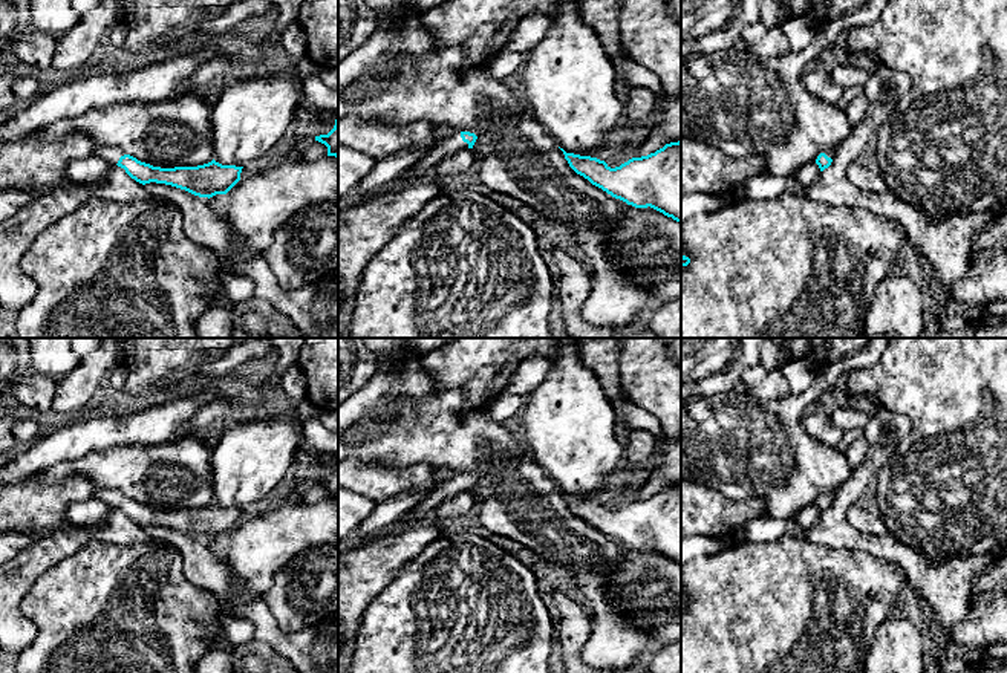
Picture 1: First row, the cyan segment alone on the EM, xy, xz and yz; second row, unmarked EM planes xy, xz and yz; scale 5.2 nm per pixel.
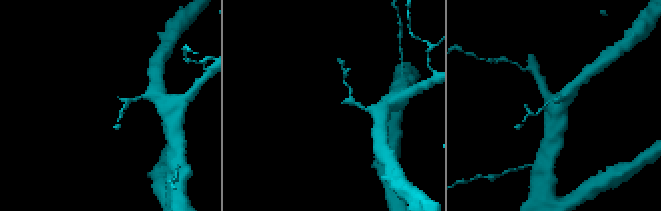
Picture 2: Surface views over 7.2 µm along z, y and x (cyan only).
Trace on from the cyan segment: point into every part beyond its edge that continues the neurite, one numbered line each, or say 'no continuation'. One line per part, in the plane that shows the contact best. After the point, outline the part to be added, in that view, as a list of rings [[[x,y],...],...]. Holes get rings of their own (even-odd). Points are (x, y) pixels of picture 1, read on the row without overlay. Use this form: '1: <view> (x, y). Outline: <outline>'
1: xz (453, 485). Outline: [[[461,474],[451,476],[441,483],[424,502],[407,511],[399,520],[392,523],[386,532],[395,532],[406,526],[421,522],[430,512],[441,512],[441,505],[451,496],[468,491],[468,486],[462,483]]]

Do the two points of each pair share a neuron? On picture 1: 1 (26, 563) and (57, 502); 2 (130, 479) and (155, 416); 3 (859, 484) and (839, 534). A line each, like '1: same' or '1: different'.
1: different
2: different
3: same

